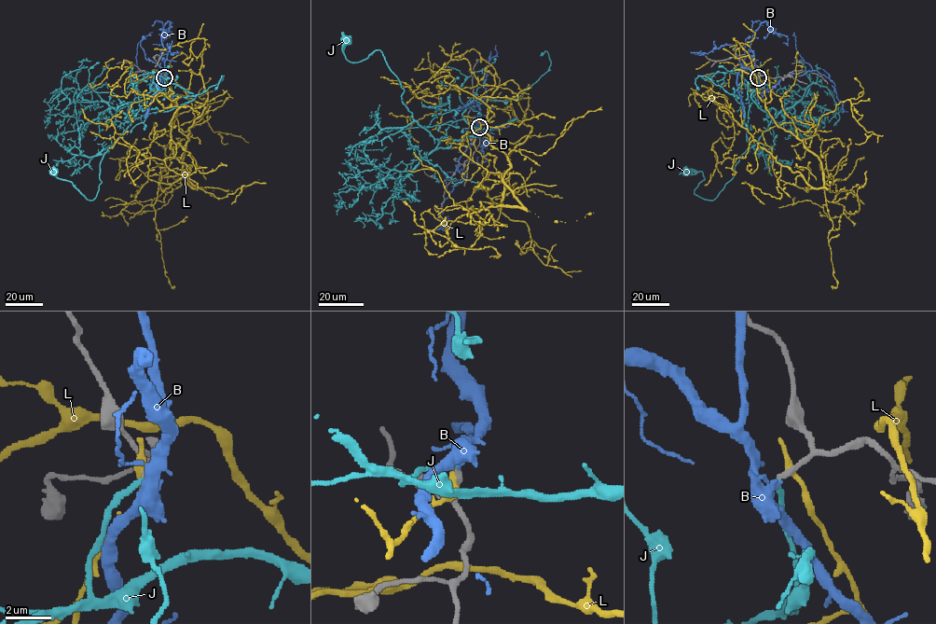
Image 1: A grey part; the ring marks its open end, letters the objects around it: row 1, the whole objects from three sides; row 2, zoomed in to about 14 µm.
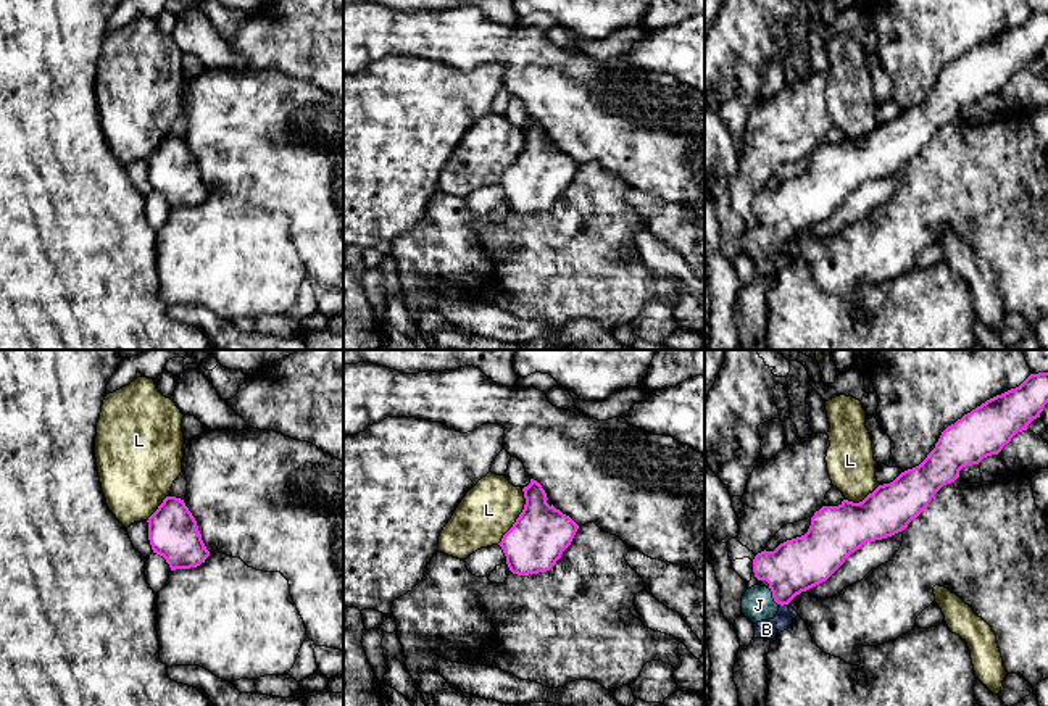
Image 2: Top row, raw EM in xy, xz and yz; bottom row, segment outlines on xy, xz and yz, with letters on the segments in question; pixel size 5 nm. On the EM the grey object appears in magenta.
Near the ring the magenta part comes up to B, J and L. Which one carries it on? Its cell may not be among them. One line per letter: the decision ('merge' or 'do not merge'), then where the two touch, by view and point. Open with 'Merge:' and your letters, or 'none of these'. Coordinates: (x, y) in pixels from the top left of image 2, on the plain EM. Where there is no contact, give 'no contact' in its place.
Merge: J
B: do not merge | yz (784, 242)
J: merge | yz (773, 236)
L: do not merge | xz (519, 155)

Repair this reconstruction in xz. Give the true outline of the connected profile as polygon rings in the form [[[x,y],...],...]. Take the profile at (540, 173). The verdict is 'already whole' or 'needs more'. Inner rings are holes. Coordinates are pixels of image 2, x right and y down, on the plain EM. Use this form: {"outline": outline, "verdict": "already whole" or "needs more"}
{"outline": [[[530,118],[522,131],[524,148],[498,184],[513,213],[547,211],[571,184],[579,164],[547,142],[547,132],[537,119]]], "verdict": "already whole"}

